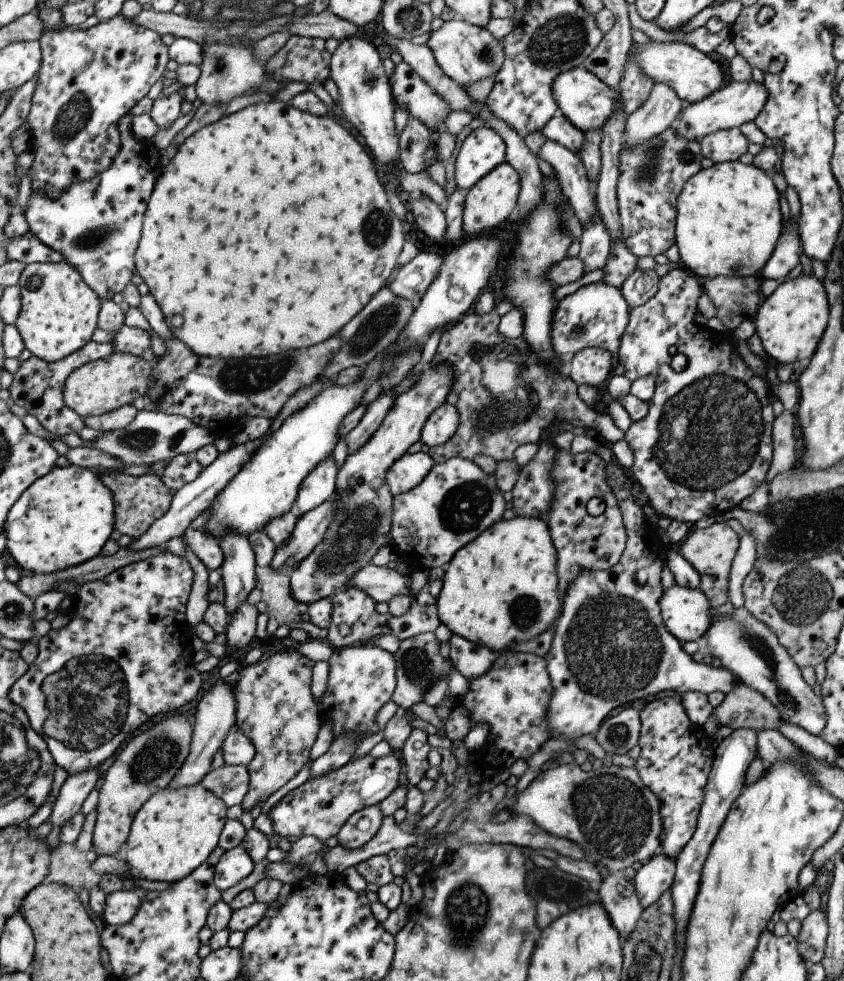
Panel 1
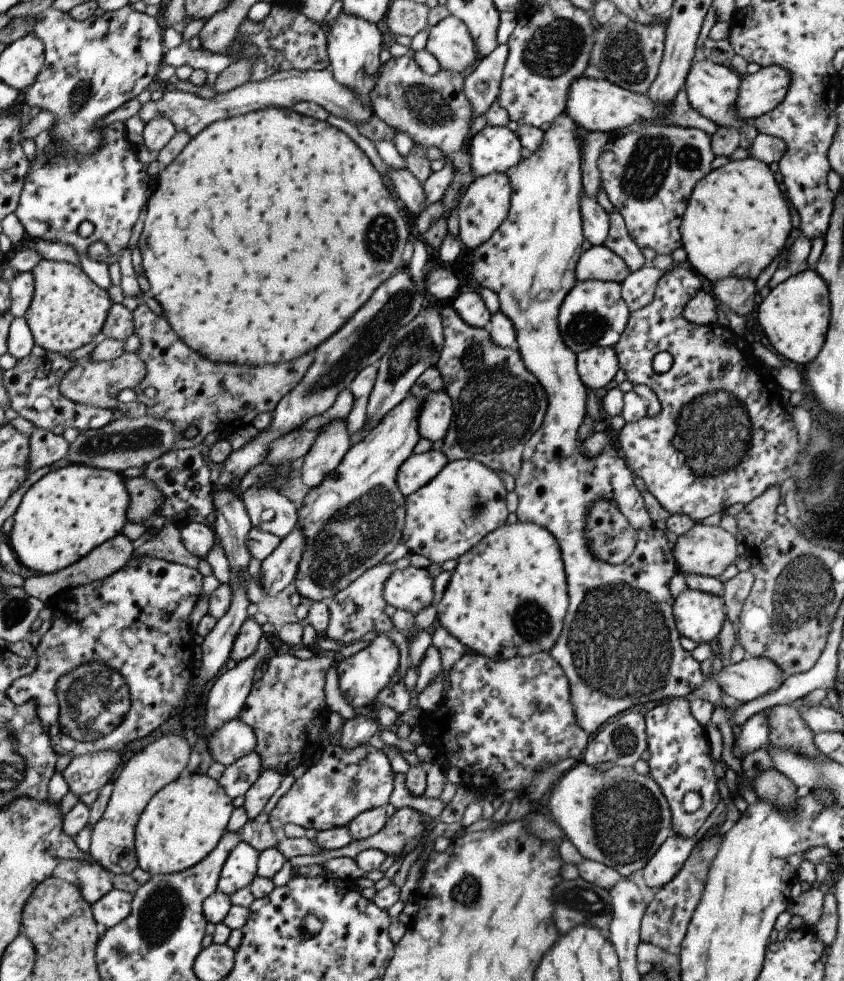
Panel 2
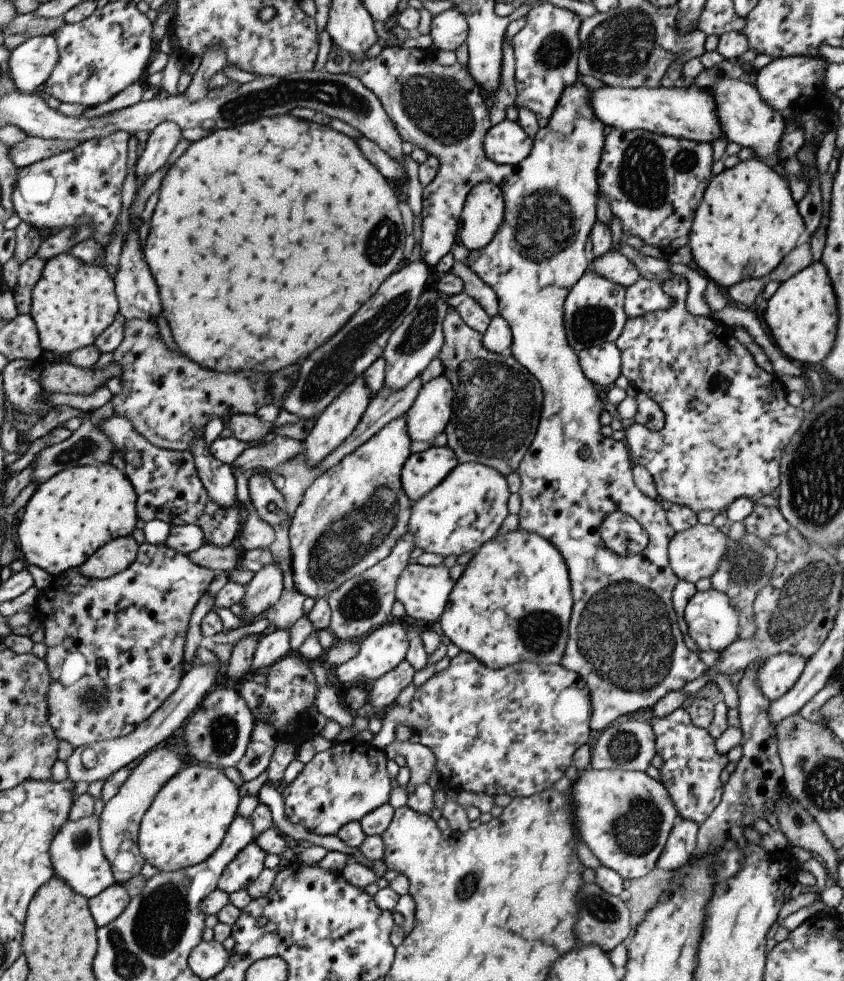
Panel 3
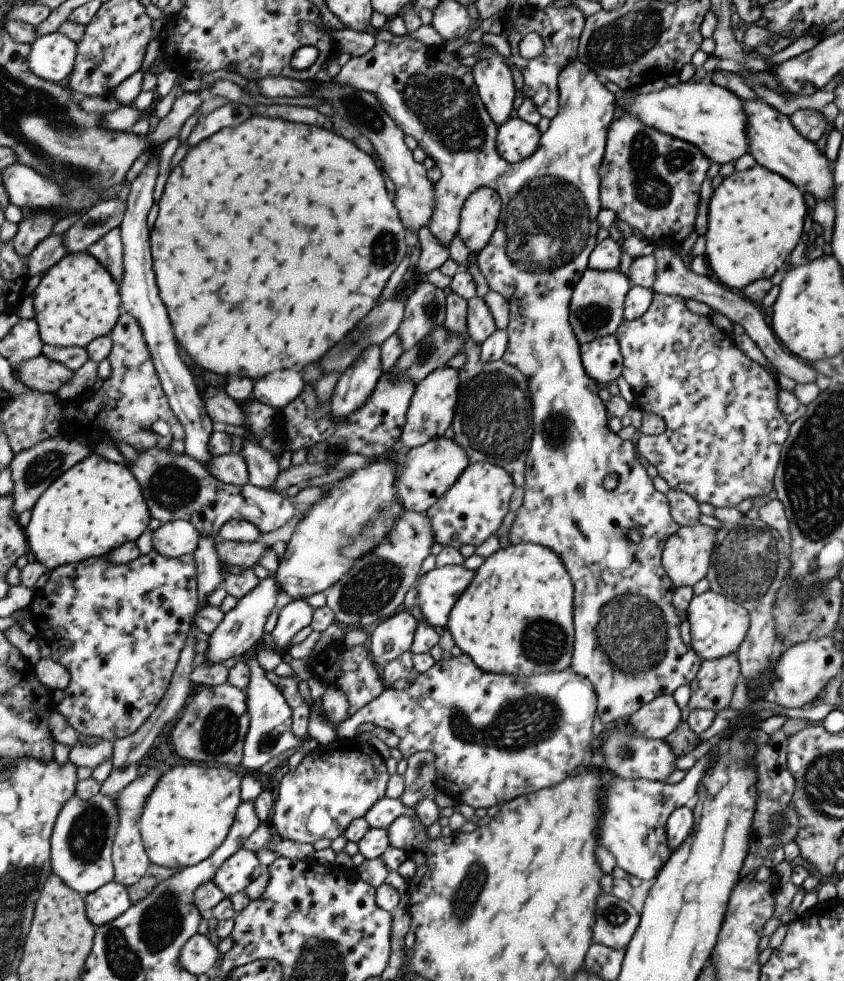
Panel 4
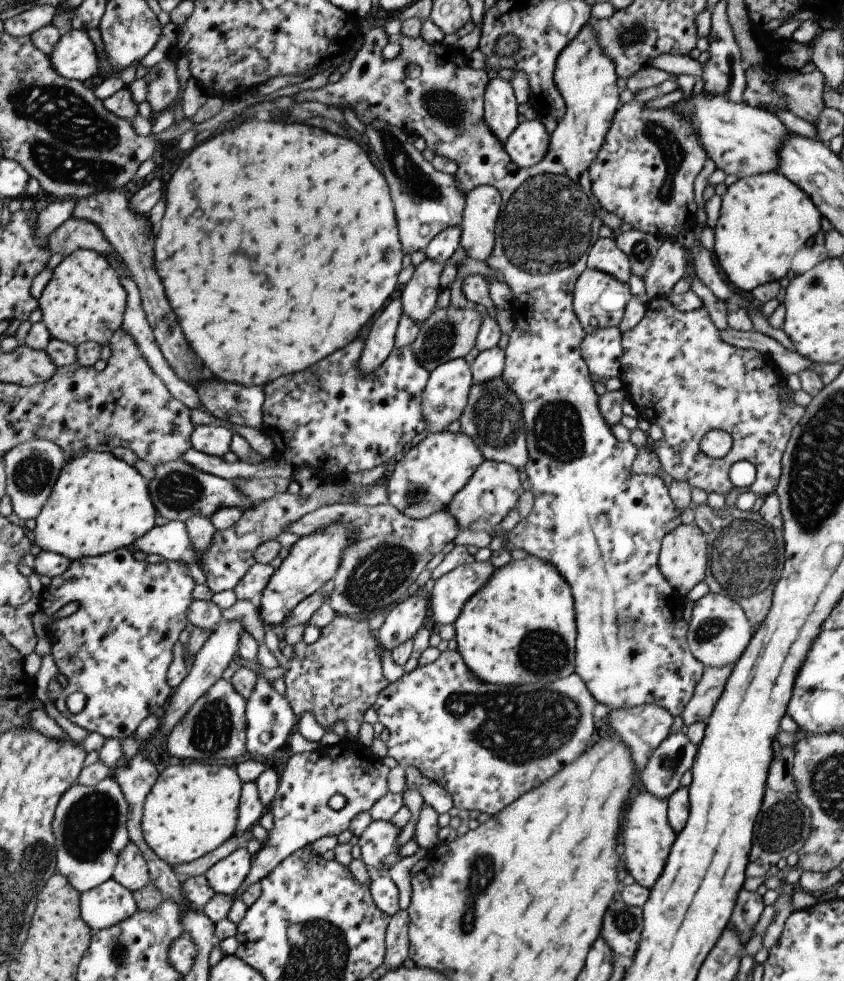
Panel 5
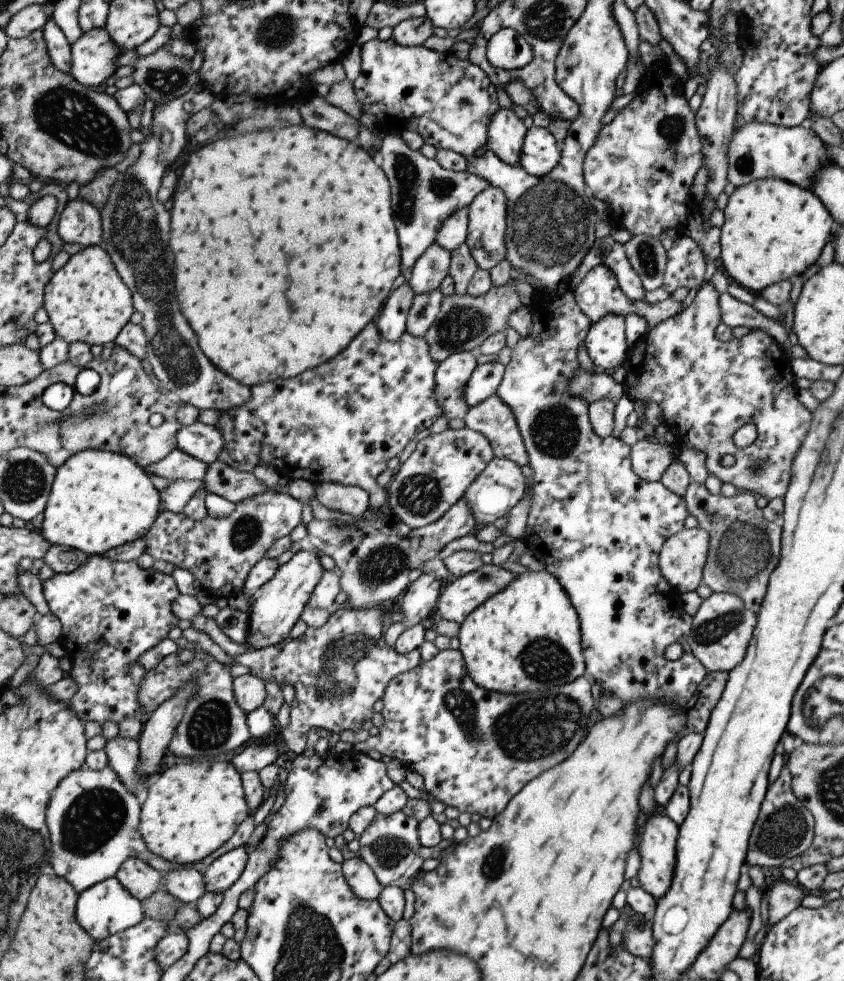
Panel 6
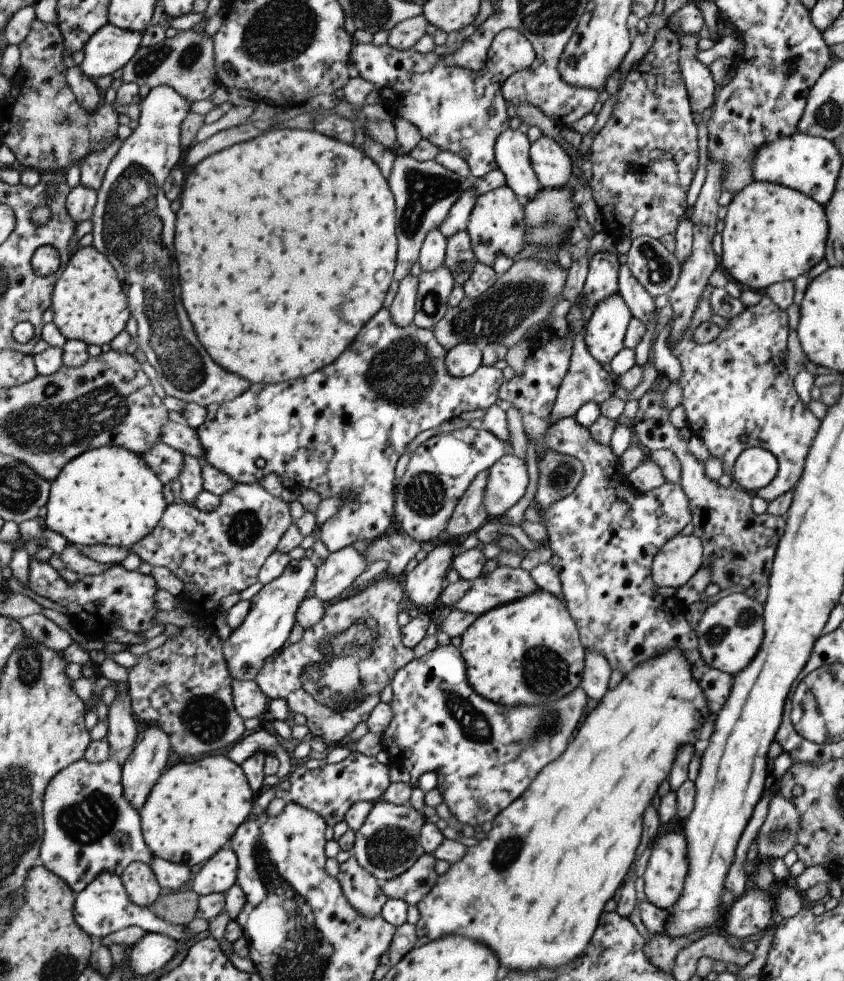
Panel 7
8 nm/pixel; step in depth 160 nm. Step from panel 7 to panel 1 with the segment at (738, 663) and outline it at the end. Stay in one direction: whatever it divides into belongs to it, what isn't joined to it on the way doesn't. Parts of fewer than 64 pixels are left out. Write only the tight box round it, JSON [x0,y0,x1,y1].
[657,586,712,644]

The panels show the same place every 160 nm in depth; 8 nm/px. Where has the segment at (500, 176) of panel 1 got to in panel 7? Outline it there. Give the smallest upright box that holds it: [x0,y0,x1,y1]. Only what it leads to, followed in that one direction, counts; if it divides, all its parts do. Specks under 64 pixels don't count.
[464,184,524,267]

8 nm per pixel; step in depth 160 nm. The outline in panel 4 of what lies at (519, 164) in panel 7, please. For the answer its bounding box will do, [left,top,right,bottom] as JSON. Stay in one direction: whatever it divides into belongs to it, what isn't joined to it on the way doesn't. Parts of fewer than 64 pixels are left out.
[471,44,517,127]

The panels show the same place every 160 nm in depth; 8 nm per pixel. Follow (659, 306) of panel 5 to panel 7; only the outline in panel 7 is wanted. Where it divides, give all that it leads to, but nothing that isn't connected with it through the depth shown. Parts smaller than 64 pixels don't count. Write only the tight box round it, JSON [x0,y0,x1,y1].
[669,284,820,503]

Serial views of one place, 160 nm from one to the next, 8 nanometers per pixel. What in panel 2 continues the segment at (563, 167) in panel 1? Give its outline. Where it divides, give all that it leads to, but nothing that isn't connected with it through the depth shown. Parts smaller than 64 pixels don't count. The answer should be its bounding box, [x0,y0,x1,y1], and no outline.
[579,192,609,246]

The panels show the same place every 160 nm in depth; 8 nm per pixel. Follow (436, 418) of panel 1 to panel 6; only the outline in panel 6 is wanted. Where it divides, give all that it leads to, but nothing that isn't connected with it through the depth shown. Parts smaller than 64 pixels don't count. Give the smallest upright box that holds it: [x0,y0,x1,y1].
[434,351,477,420]

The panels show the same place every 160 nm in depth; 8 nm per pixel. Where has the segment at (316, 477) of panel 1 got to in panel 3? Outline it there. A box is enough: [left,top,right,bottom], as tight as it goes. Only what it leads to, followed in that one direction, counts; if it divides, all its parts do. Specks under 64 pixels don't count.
[304,375,370,468]

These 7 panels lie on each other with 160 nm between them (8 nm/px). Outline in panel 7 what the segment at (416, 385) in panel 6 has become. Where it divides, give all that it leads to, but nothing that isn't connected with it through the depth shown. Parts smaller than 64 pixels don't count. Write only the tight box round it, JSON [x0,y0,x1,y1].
[195,307,503,553]

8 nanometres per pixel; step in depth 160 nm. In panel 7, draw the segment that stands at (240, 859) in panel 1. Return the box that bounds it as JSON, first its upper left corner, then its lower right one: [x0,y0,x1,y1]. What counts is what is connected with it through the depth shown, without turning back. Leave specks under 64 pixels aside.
[192,847,237,896]

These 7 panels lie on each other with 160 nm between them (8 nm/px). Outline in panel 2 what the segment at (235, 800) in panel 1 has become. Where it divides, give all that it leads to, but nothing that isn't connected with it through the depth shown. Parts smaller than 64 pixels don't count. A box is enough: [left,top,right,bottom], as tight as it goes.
[216,750,260,799]

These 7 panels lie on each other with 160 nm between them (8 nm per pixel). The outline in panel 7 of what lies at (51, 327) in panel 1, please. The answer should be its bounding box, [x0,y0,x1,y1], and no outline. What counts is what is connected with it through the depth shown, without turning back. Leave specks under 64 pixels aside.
[52,244,129,345]

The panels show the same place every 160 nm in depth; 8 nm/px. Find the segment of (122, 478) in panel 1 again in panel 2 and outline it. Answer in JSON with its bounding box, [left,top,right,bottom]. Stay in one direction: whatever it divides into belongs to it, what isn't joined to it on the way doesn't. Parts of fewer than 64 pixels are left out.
[123,478,163,524]

